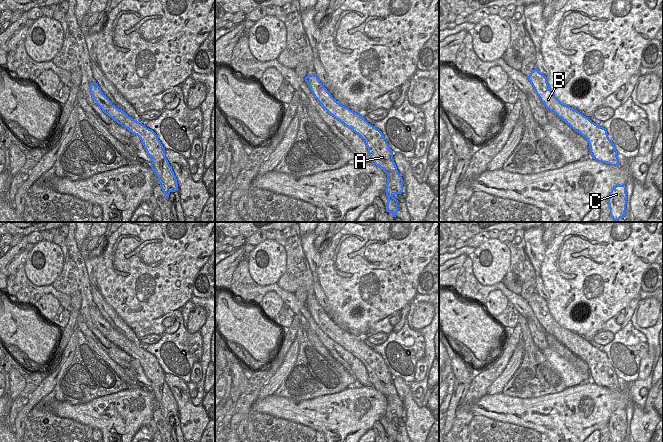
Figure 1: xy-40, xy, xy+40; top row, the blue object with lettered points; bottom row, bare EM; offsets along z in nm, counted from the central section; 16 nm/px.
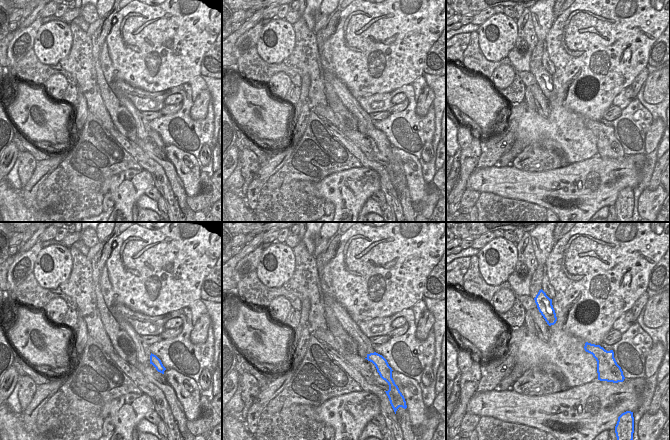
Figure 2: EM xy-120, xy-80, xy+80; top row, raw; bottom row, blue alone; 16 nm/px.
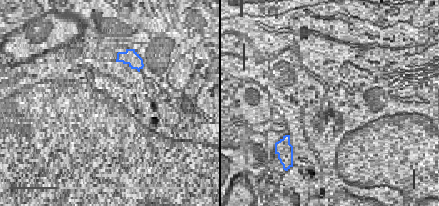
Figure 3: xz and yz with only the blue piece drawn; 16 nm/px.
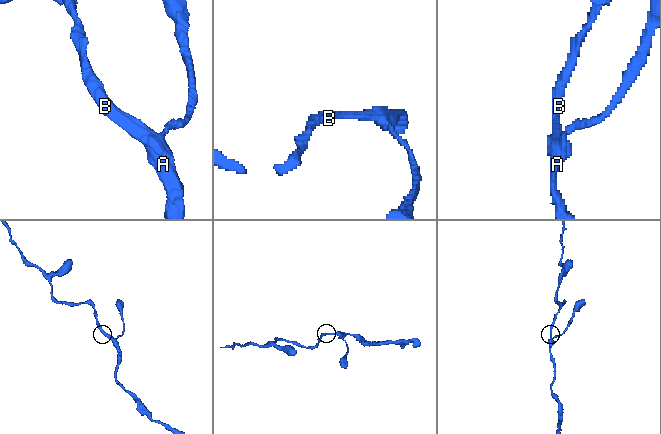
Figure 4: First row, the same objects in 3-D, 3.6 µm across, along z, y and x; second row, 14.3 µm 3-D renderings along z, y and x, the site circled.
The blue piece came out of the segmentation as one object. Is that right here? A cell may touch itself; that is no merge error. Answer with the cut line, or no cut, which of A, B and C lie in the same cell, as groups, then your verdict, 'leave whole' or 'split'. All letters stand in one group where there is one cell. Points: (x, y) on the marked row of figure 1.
no cut; A B C; leave whole

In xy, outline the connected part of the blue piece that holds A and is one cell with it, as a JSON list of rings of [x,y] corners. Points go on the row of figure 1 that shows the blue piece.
[[[307,75],[305,81],[321,106],[330,115],[364,140],[373,163],[381,168],[387,175],[385,192],[388,201],[385,208],[387,212],[392,213],[393,216],[396,217],[398,200],[396,200],[393,195],[402,194],[403,179],[394,162],[393,151],[389,148],[382,132],[369,124],[360,113],[356,113],[337,102],[316,75]]]

